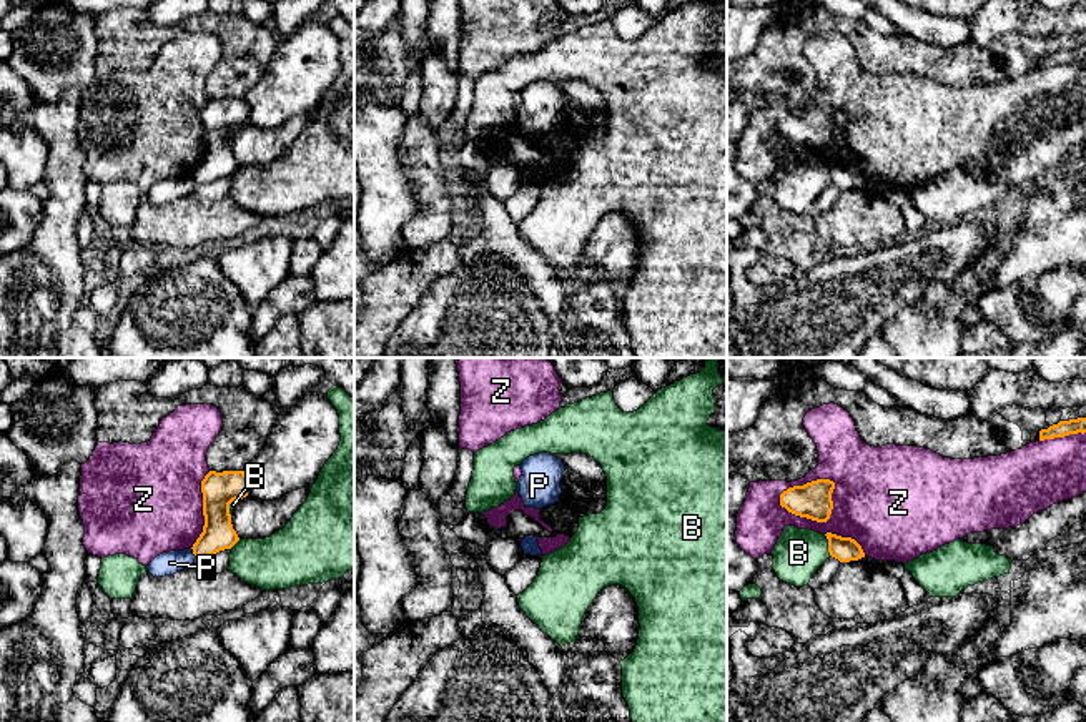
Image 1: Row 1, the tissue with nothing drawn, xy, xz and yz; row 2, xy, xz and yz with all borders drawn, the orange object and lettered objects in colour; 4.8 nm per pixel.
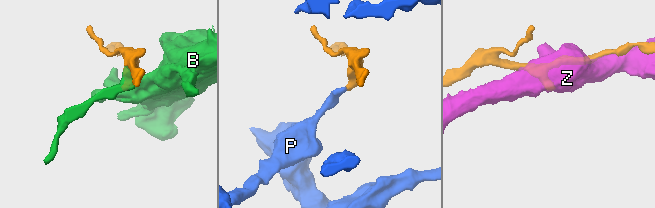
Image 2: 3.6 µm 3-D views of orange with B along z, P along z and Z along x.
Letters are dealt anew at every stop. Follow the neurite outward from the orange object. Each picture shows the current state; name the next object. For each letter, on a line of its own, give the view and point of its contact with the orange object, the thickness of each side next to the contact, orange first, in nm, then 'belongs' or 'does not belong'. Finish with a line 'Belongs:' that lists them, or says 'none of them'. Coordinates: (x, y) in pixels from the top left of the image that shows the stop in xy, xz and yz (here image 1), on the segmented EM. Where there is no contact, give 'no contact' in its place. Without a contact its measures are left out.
B: meets orange in yz at (829, 544); 120 nm thick on the orange side, 240 nm on the other; does not belong
P: meets orange in xy at (193, 553); 160 nm thick on the orange side, 110 nm on the other; does not belong
Z: meets orange in yz at (804, 484); 180 nm thick on the orange side, 240 nm on the other; does not belong
Belongs: none of them

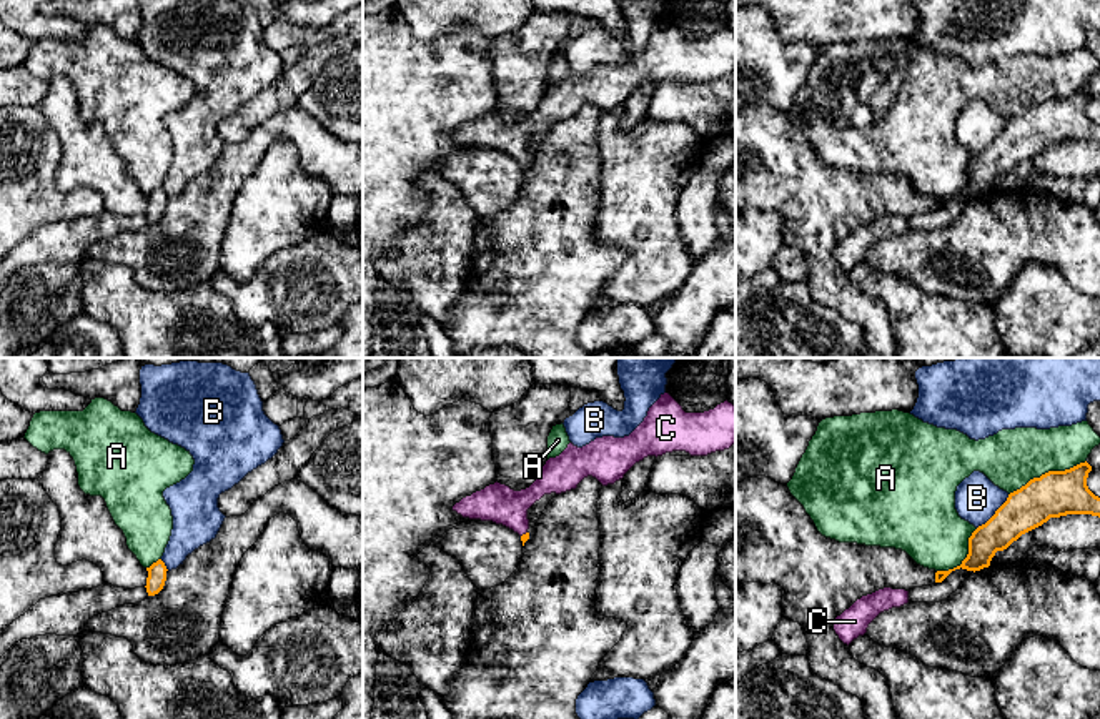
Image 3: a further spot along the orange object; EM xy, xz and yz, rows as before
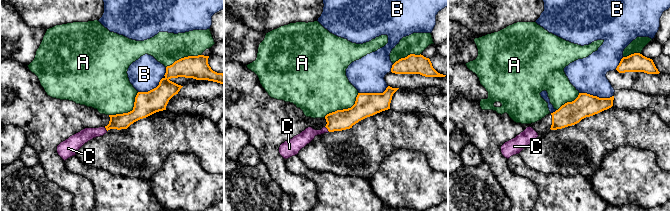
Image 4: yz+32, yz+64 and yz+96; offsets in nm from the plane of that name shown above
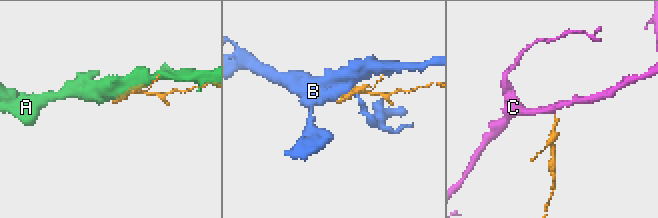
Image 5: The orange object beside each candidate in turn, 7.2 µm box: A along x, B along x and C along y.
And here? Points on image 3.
A: meets orange in yz at (1049, 471); 220 nm thick on the orange side, 280 nm on the other; does not belong
B: meets orange in yz at (995, 513); 200 nm thick on the orange side, 220 nm on the other; does not belong
C: meets orange in xz at (523, 535); 40 nm thick on the orange side, 190 nm on the other; belongs
Belongs: C

